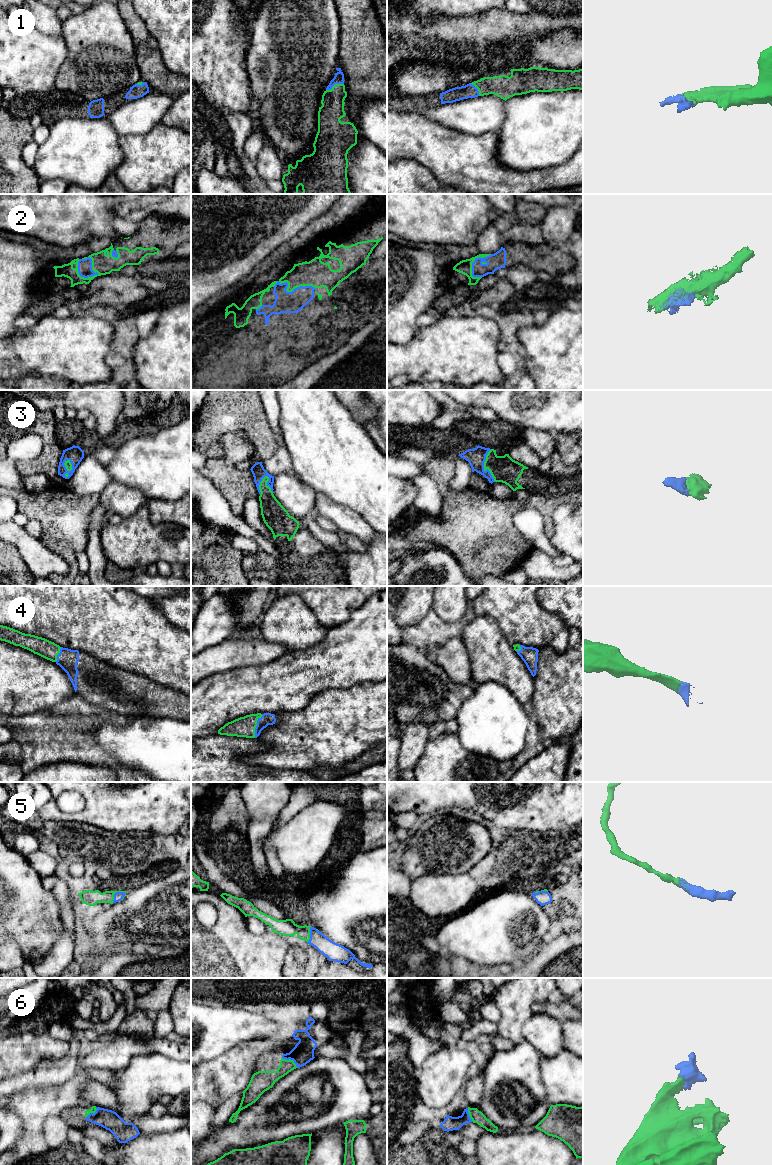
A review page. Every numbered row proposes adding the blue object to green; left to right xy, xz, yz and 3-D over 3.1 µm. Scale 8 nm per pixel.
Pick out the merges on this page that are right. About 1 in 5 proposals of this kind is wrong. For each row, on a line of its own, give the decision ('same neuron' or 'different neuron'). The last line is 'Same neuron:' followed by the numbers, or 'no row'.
1: same neuron
2: same neuron
3: same neuron
4: same neuron
5: same neuron
6: same neuron
Same neuron: 1, 2, 3, 4, 5, 6

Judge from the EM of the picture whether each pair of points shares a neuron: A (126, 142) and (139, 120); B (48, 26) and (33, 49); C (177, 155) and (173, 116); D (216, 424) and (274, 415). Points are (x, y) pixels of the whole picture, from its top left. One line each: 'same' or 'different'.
A: different
B: different
C: different
D: different

